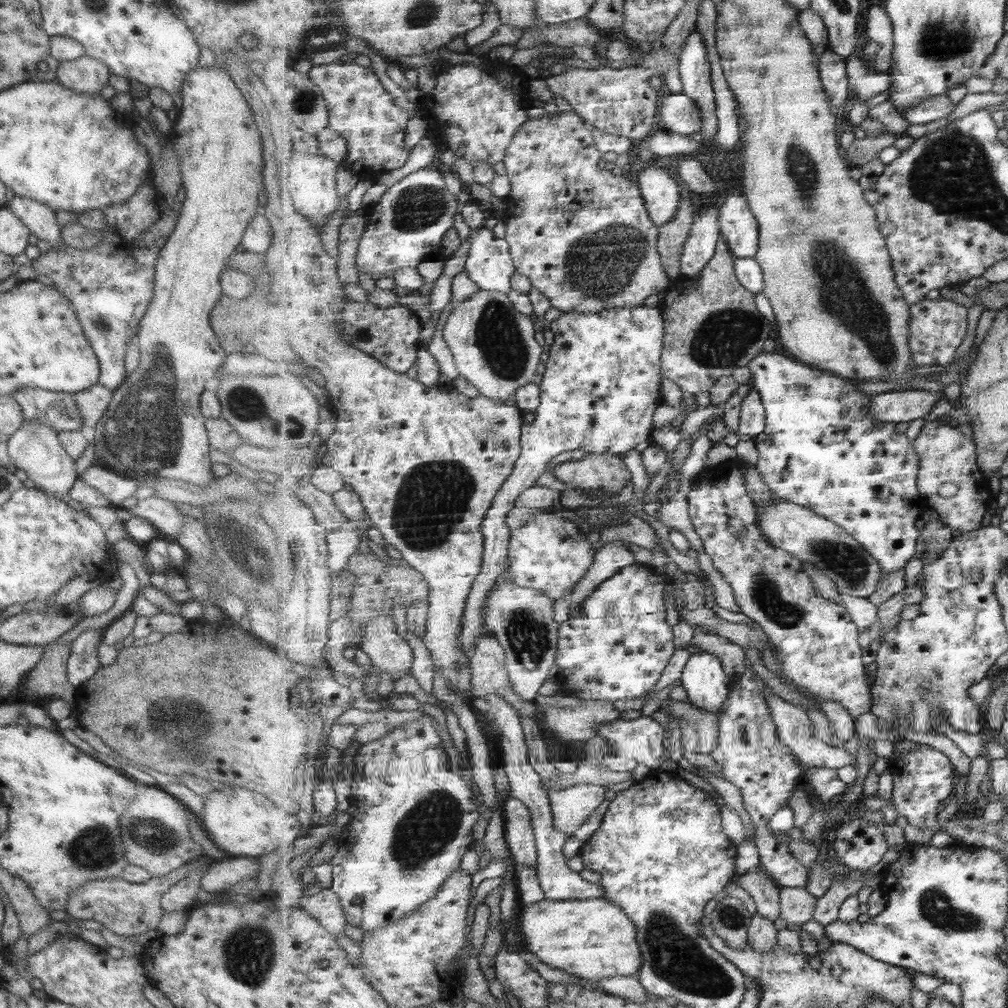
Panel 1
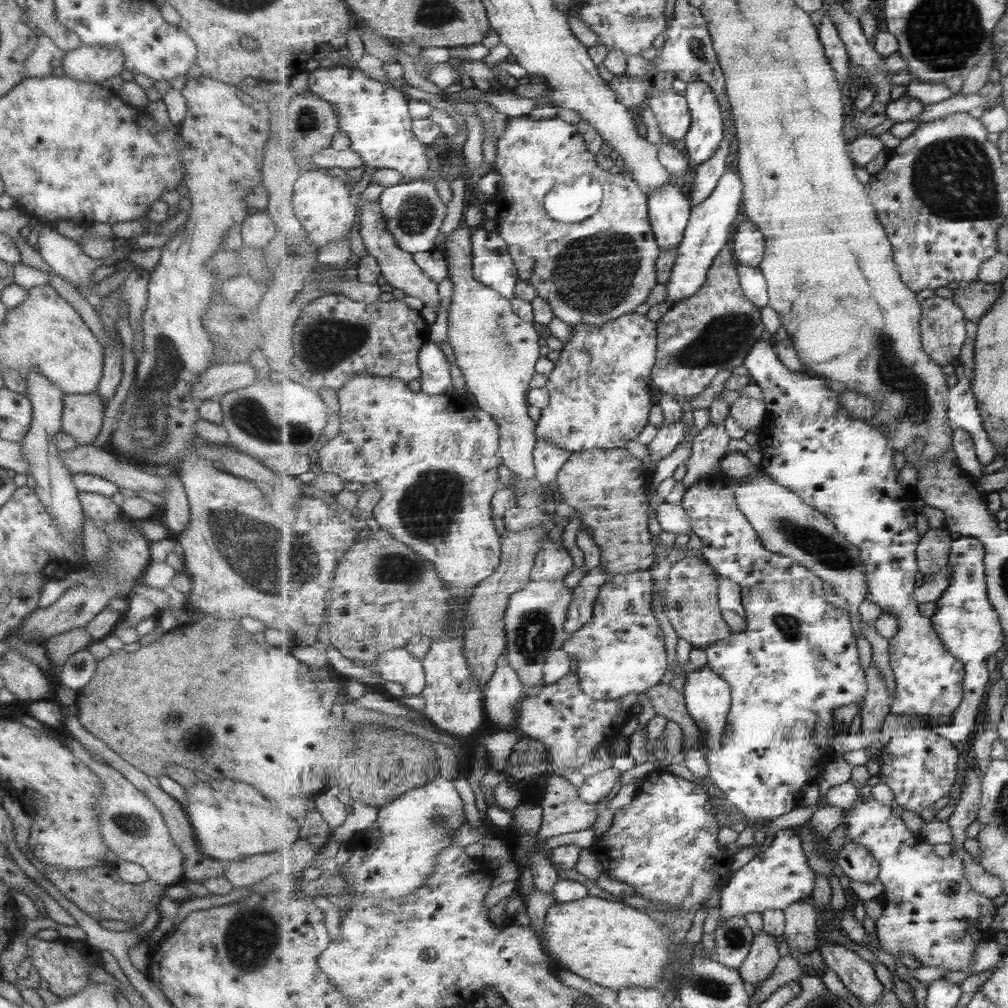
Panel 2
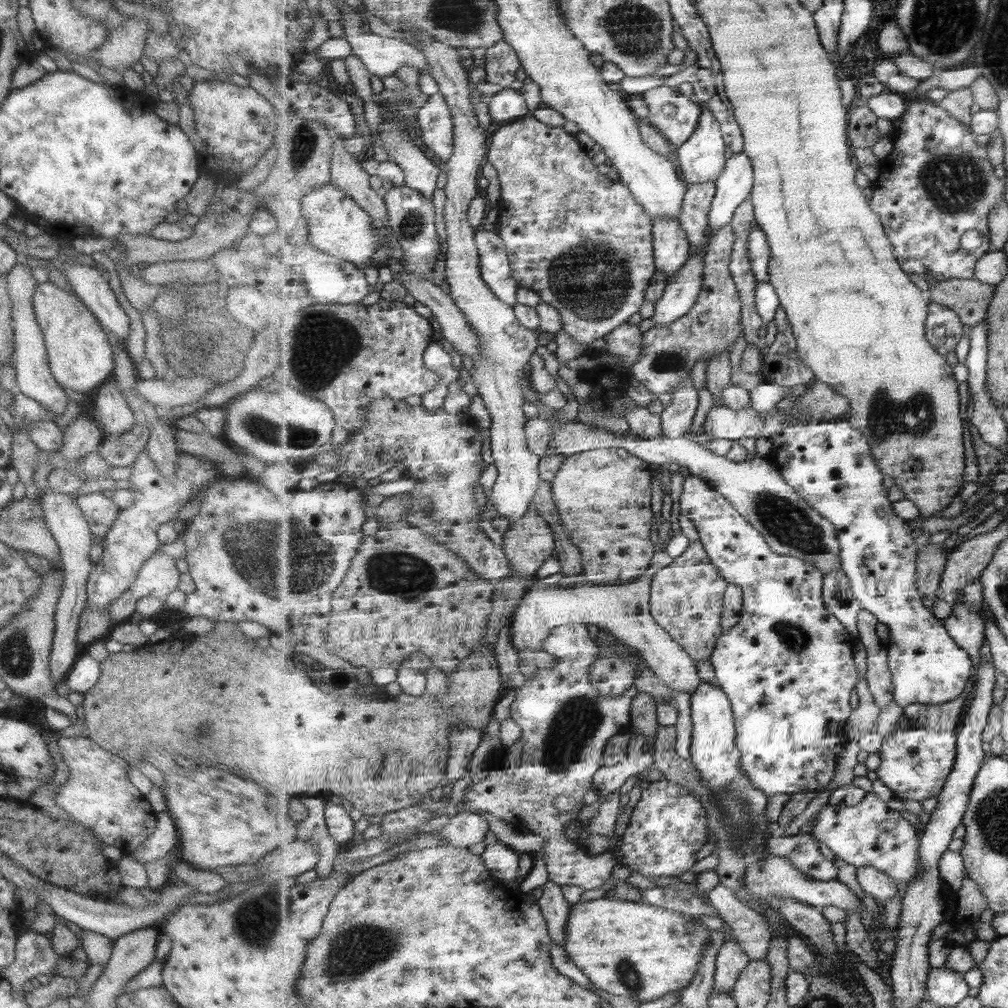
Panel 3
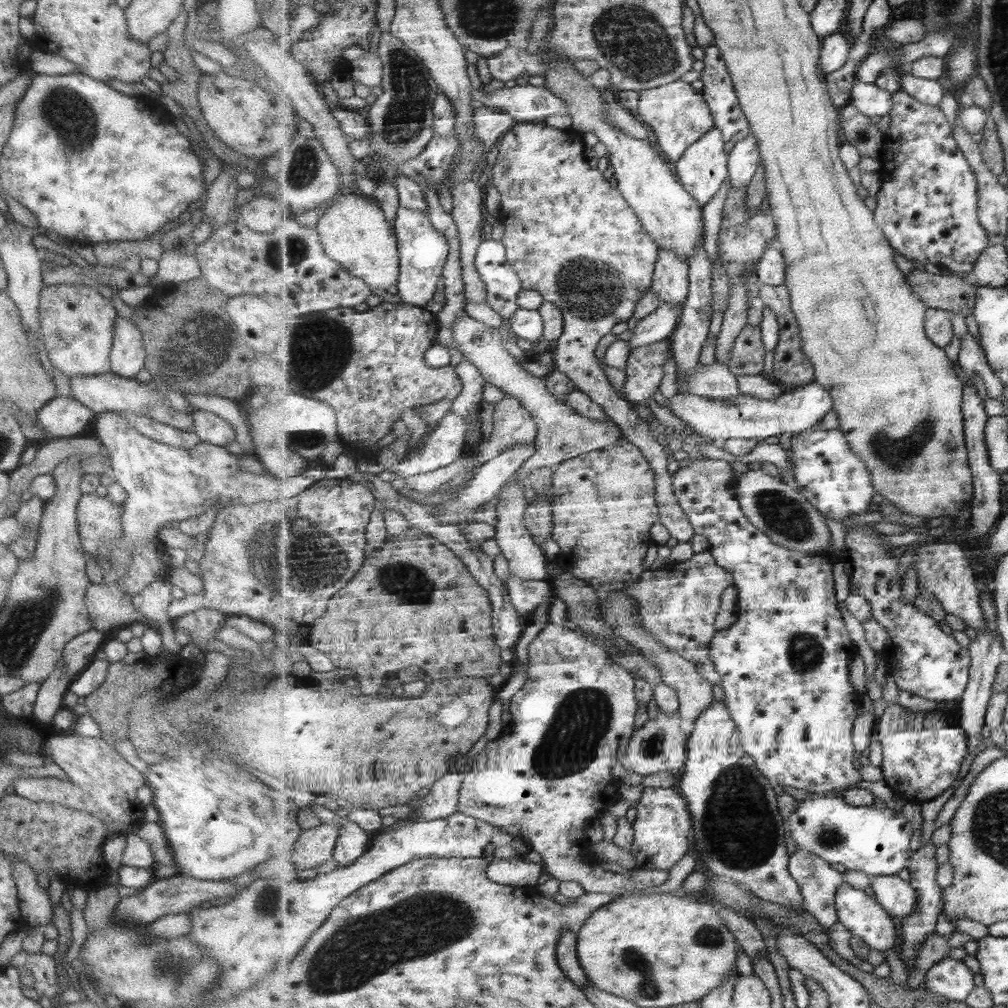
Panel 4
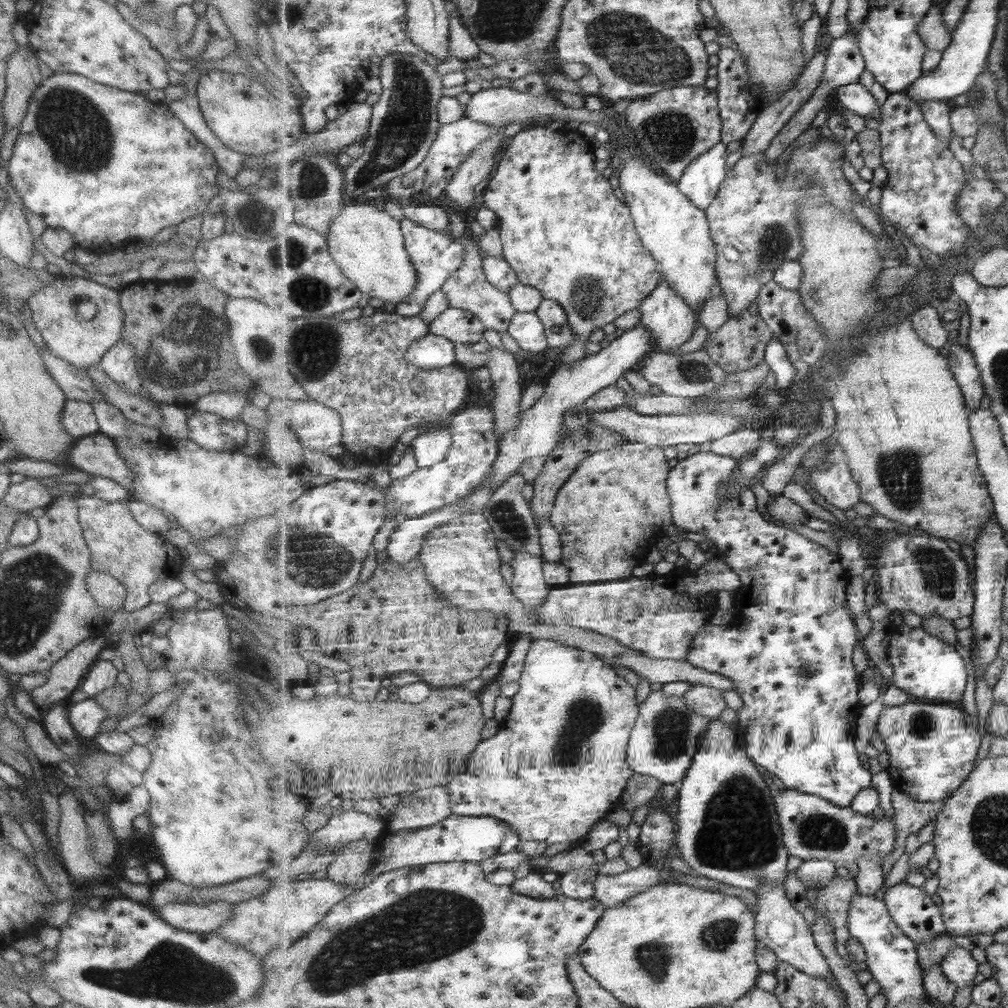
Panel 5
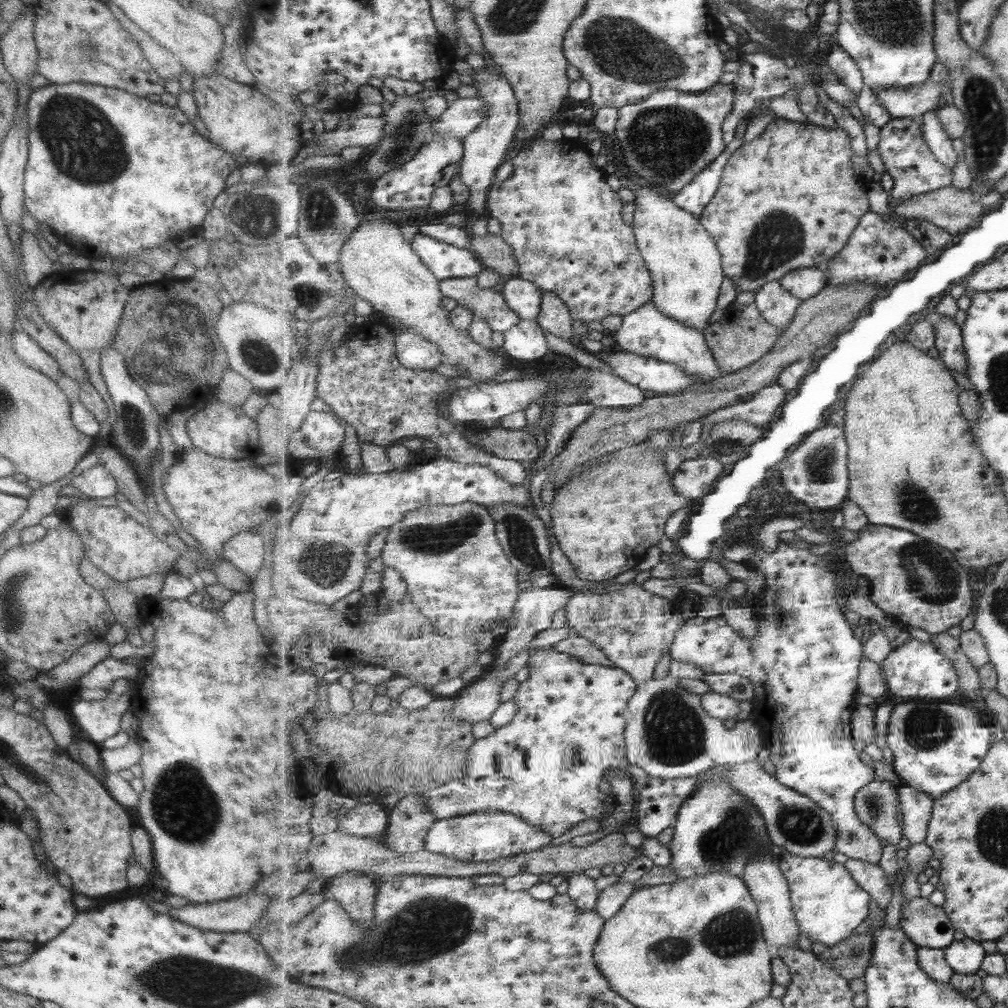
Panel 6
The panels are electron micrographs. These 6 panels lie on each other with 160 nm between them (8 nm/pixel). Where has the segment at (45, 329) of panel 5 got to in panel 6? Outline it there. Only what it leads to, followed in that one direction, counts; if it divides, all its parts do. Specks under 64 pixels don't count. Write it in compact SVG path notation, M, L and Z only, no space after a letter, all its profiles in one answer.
M63 269L43 278L31 288L32 301L39 316L67 346L75 351L93 350L98 353L112 344L128 292L128 287L118 283L117 275L93 270Z

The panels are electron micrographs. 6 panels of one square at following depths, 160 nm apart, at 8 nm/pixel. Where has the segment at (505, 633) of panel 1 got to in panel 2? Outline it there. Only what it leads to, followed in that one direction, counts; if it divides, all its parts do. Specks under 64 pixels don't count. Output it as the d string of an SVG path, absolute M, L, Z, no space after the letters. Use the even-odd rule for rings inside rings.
M543 580L531 581L525 588L511 595L509 606L506 612L506 635L507 650L506 656L511 668L517 672L524 687L525 698L529 696L527 691L541 688L544 680L544 668L548 656L562 648L569 634L566 632L565 623L567 622L567 611L574 597L574 588L568 588L562 580ZM548 776L547 783L540 802L544 819L538 837L551 838L591 829L601 808L595 809L595 804L587 804L581 800L580 789L573 786L564 776Z

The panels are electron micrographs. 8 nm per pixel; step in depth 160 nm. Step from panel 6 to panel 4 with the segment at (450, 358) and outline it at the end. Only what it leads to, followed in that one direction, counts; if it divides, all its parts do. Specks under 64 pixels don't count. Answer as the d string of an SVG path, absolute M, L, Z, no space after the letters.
M340 193L337 198L333 198L326 204L331 208L328 208L327 212L318 219L312 219L326 253L337 262L343 263L351 274L362 278L369 286L372 286L374 292L382 292L389 286L396 285L400 275L398 238L396 232L389 226L389 222L385 220L385 214L379 204L371 198L355 193Z

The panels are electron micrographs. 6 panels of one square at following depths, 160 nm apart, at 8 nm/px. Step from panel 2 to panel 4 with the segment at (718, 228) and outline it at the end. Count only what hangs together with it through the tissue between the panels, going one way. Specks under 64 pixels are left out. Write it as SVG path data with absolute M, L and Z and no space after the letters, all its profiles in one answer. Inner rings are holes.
M752 134L734 145L728 162L729 191L748 187L757 174L762 158L757 139ZM663 303L655 312L638 321L633 335L627 340L630 354L635 347L671 339L678 327L682 309L673 303Z

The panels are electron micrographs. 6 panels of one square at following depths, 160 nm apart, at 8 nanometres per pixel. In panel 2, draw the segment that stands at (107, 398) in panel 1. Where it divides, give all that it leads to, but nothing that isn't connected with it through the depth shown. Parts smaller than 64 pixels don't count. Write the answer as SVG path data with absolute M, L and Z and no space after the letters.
M96 391L64 394L61 432L71 436L77 446L91 445L100 432L105 403Z

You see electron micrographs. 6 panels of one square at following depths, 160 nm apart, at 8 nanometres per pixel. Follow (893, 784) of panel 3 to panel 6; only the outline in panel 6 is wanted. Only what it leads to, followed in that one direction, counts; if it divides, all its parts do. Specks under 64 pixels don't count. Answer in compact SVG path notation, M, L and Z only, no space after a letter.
M918 699L897 702L889 719L887 743L893 752L893 768L905 785L924 790L935 799L946 796L977 772L991 748L993 727L981 722L971 708Z

